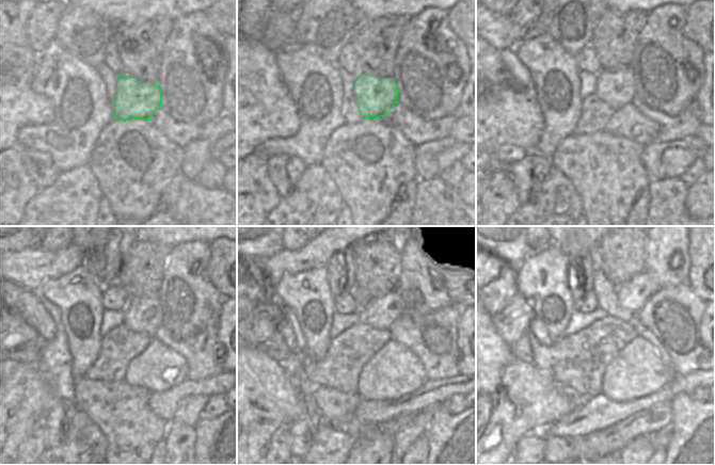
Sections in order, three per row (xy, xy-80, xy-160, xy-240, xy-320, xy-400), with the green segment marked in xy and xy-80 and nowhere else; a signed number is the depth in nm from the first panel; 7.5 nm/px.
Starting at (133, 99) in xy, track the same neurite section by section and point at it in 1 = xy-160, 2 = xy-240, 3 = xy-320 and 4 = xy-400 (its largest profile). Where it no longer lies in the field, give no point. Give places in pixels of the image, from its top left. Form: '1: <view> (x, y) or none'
1: xy-160 (614, 86)
2: xy-240 (142, 315)
3: xy-320 (381, 313)
4: xy-400 (632, 294)

